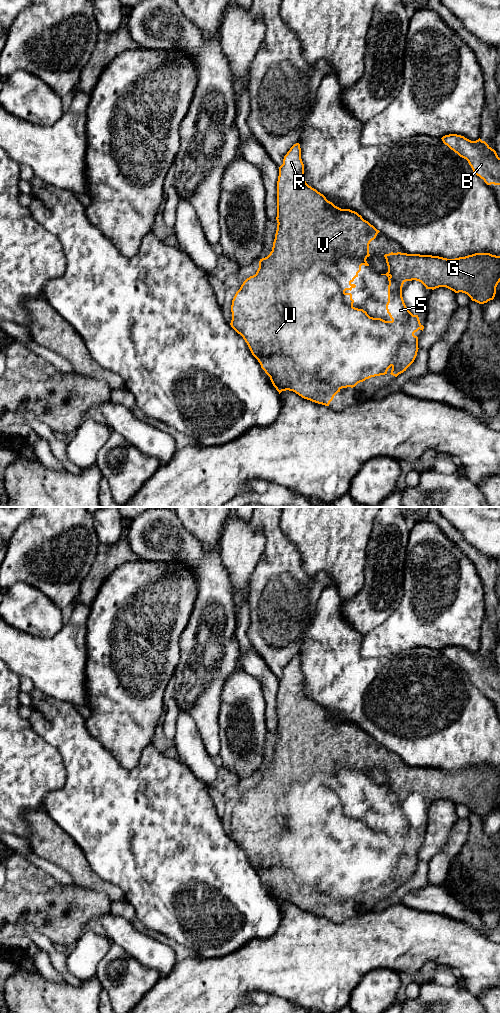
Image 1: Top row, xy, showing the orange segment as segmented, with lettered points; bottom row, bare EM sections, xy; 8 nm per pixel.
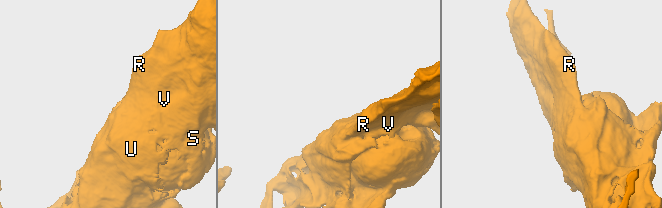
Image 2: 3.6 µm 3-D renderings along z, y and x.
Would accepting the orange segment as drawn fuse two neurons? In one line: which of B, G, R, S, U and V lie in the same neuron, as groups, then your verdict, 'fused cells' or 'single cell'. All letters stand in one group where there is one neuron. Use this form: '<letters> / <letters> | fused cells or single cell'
B G R S U V | single cell

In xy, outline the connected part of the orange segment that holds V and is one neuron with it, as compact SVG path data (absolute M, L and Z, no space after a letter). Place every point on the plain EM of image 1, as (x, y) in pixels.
M296 655L294 656L290 662L287 664L287 666L284 668L283 671L283 676L279 679L279 688L278 688L278 693L277 693L277 742L276 742L276 746L275 746L275 751L273 754L273 759L272 759L272 763L270 764L270 766L265 769L260 771L259 773L259 780L256 784L255 787L250 788L249 790L247 790L243 796L241 797L240 801L236 804L233 812L232 812L232 817L231 817L231 824L232 824L232 832L231 832L231 839L238 845L240 846L243 851L245 852L245 854L247 855L252 867L258 872L258 874L261 877L261 880L265 883L265 885L270 889L270 892L273 896L273 898L276 900L276 902L279 904L279 906L282 903L293 903L296 906L298 906L299 908L301 908L304 911L310 912L312 914L318 915L318 916L322 916L325 918L329 918L330 914L333 912L334 908L340 904L340 902L342 900L347 900L347 899L355 899L358 895L365 893L366 891L369 891L371 889L375 889L375 888L380 888L380 887L385 887L387 886L388 881L391 879L391 887L397 889L399 886L403 885L404 883L406 883L406 881L414 874L416 868L417 868L417 864L418 864L418 849L414 847L415 844L417 844L419 841L423 843L424 838L420 835L419 829L418 827L413 827L408 820L406 819L403 809L402 809L402 799L403 796L406 793L412 793L412 792L416 792L421 794L426 801L436 801L439 799L446 799L452 803L454 803L455 805L465 805L467 806L472 813L475 813L479 816L484 816L487 815L490 812L493 812L496 806L496 799L498 797L498 795L500 794L500 768L496 768L496 767L492 767L490 765L475 765L472 767L468 767L465 769L459 769L459 770L455 770L455 771L447 771L447 770L443 770L443 769L439 769L439 768L432 768L432 767L420 767L420 766L407 766L407 765L401 765L401 764L397 764L397 765L389 765L389 766L385 766L384 769L386 771L386 775L388 778L388 784L386 786L381 786L381 787L386 787L388 789L388 793L389 793L389 797L388 797L388 814L386 816L386 822L387 825L389 826L390 830L392 831L391 833L385 833L381 830L373 830L370 829L366 823L364 823L363 821L358 821L355 820L353 818L354 812L352 811L352 806L351 805L346 805L346 802L352 802L353 800L356 799L355 796L353 796L352 794L354 793L354 791L356 789L358 789L358 785L361 783L361 778L365 777L365 778L369 778L369 776L367 775L366 771L370 768L369 766L369 756L372 752L374 752L377 748L377 746L380 744L379 742L377 742L373 737L371 737L368 733L364 732L362 730L361 727L359 727L357 724L352 723L350 721L341 721L337 718L335 718L332 714L328 713L326 711L326 709L321 706L320 704L318 704L316 701L312 700L311 698L309 698L305 691L304 691L304 676L302 674L301 671L301 660L300 660L300 656Z

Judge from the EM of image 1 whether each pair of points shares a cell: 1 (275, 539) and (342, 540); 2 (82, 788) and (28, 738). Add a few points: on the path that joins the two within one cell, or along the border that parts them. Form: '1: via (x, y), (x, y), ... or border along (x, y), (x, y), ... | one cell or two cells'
1: border along (280, 517), (280, 529), (296, 547), (301, 559) | two cells
2: border along (58, 750), (65, 769), (65, 783), (52, 792) | two cells

